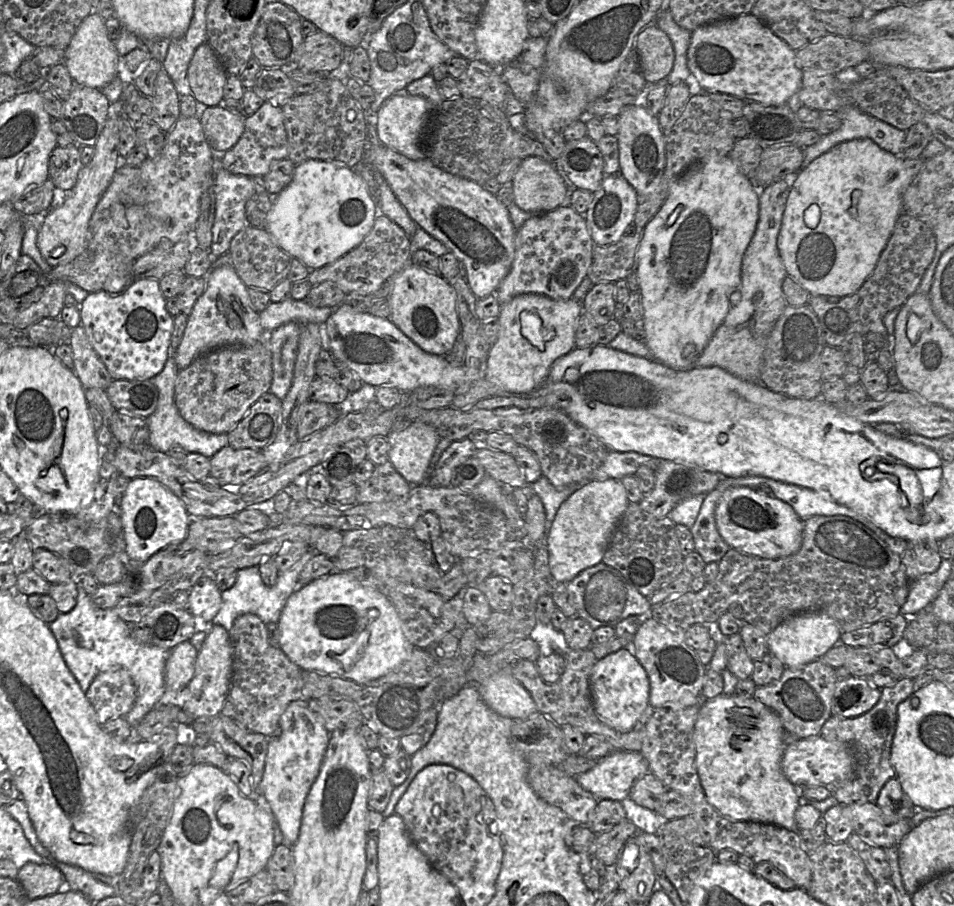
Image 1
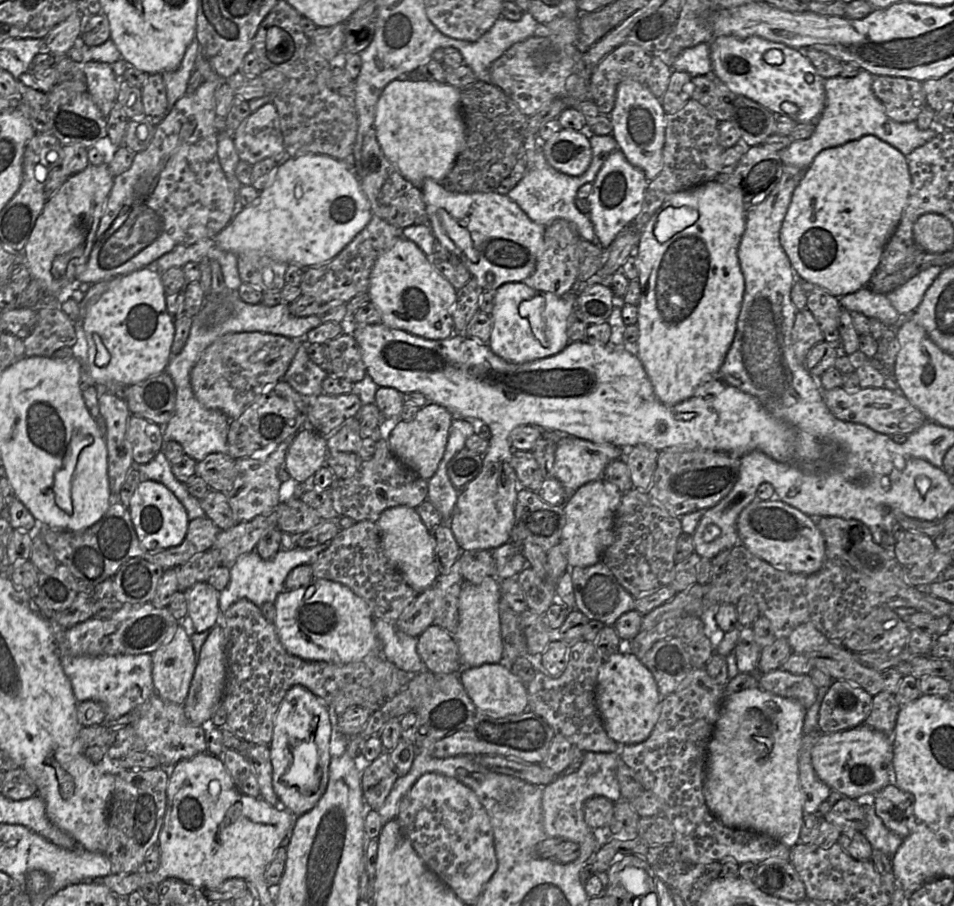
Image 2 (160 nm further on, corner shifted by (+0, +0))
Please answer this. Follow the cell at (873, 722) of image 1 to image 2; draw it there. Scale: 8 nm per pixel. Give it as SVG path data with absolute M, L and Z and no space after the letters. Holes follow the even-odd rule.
M883 690L873 696L872 710L861 725L868 725L883 732L888 737L892 737L893 742L899 711L900 704L897 702L895 694Z

